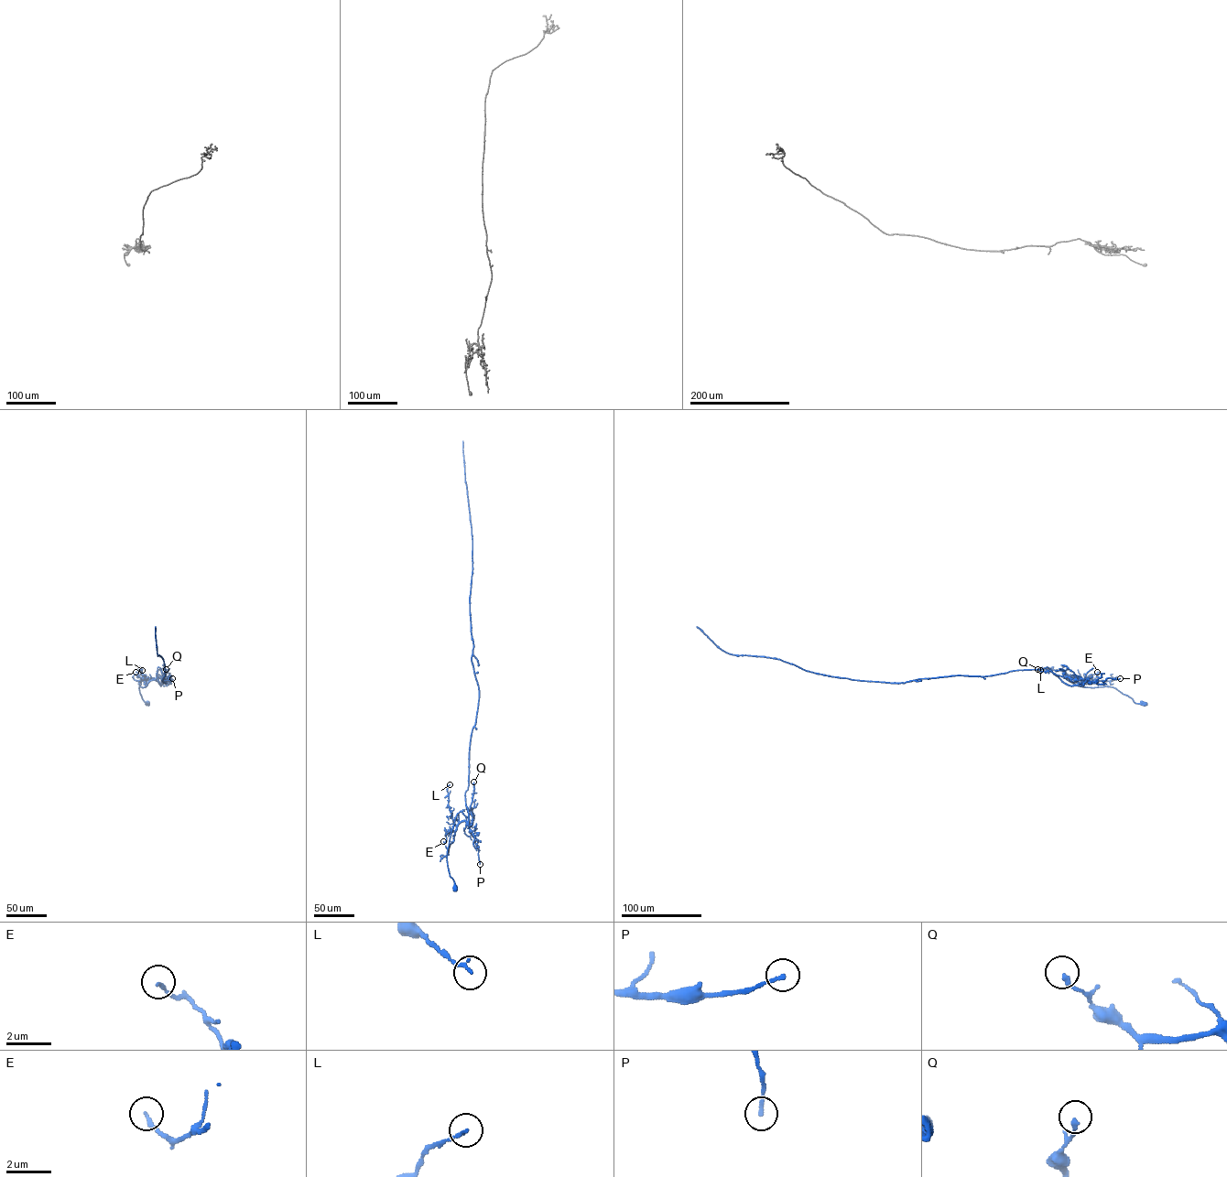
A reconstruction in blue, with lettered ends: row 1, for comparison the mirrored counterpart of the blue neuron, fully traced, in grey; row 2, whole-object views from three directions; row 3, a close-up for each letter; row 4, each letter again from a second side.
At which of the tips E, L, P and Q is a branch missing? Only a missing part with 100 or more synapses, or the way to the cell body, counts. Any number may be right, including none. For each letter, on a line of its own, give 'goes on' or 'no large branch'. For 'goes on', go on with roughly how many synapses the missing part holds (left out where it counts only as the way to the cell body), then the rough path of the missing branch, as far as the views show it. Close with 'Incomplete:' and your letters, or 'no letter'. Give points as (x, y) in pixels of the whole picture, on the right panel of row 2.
E: no large branch
L: no large branch
P: no large branch
Q: no large branch
Incomplete: no letter

